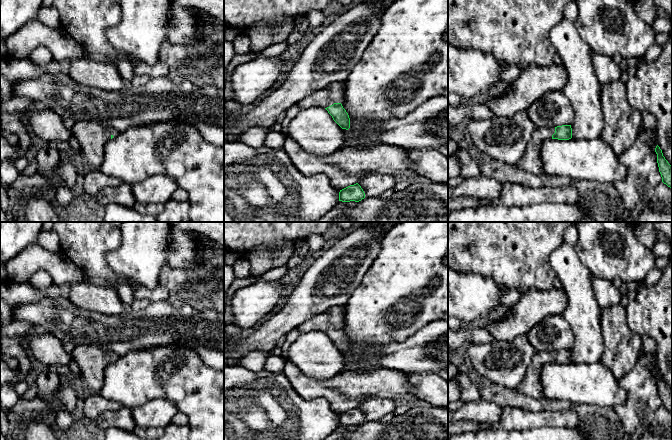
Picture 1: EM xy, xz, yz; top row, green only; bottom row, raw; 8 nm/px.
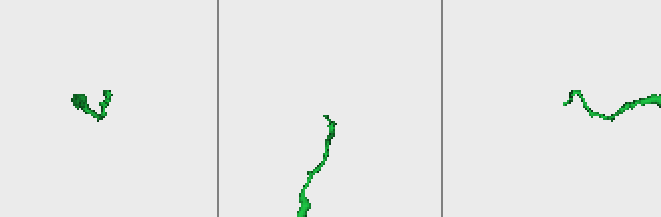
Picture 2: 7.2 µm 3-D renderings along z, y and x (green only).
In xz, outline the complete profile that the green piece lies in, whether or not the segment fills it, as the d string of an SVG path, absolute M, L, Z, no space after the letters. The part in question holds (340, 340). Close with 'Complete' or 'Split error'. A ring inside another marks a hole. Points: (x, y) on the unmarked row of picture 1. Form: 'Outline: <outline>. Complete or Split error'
Outline: M345 306L330 308L324 313L304 321L297 327L298 332L300 334L315 330L325 332L342 353L348 354L350 352L350 342L341 328L344 312Z. Split error

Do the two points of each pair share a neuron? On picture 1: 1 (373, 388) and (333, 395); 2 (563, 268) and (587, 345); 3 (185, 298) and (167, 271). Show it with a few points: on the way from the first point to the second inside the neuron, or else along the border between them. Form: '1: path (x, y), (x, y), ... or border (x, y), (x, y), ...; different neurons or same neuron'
1: path (363, 388), (351, 388), (343, 391); same neuron
2: path (578, 287), (586, 326); same neuron
3: path (178, 291), (175, 283), (170, 278); same neuron

